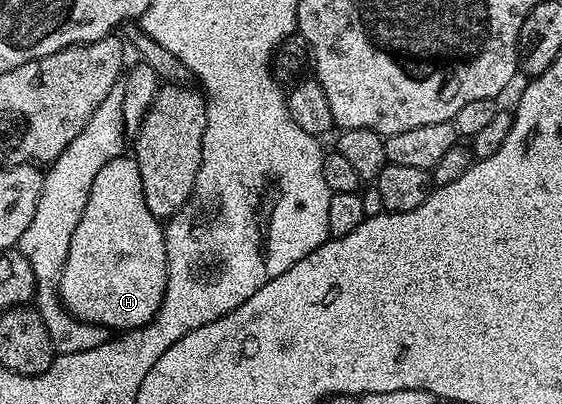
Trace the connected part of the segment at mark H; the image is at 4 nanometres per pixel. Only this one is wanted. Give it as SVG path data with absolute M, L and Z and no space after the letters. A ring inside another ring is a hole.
M125 160L107 163L107 167L103 167L99 175L95 175L83 219L79 227L75 227L75 235L71 235L67 263L59 282L60 301L72 317L87 324L102 325L110 331L138 329L146 325L163 303L169 278L169 260L162 222L151 215L151 211L147 211L147 199L143 199L143 175L139 175L136 160Z

